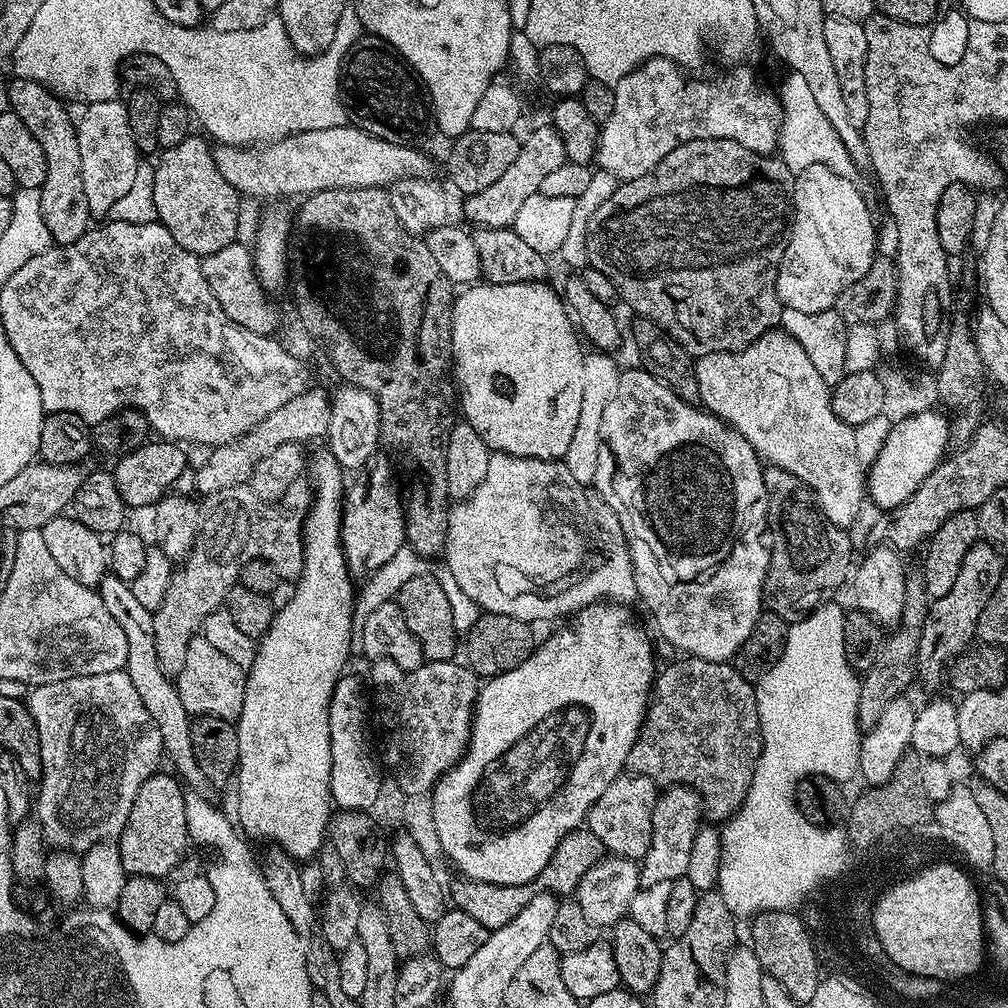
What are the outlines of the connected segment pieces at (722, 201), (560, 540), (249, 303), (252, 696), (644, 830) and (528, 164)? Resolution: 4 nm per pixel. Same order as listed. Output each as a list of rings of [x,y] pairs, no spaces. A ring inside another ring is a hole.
[[[702,138],[691,140],[666,154],[658,166],[646,170],[633,180],[620,182],[614,194],[588,220],[588,229],[583,233],[584,248],[588,251],[587,267],[602,270],[606,278],[614,282],[620,292],[620,300],[633,308],[637,317],[644,317],[656,323],[664,333],[670,335],[689,353],[692,358],[699,358],[715,352],[741,352],[750,346],[762,334],[773,331],[780,324],[782,305],[778,298],[778,270],[782,262],[782,254],[788,245],[790,221],[792,219],[792,191],[796,185],[796,177],[786,166],[779,155],[763,156],[754,150],[746,150],[733,140],[722,138]]]
[[[492,452],[490,466],[486,466],[486,478],[482,478],[482,484],[478,486],[478,490],[474,490],[474,494],[470,494],[468,500],[453,503],[448,509],[448,543],[444,546],[443,555],[446,557],[450,574],[454,574],[454,582],[459,595],[462,594],[466,599],[473,600],[484,612],[510,614],[510,618],[529,622],[556,620],[559,616],[568,618],[586,606],[601,602],[625,606],[635,605],[638,600],[635,588],[635,568],[628,549],[626,527],[622,522],[618,522],[618,514],[614,514],[607,499],[603,495],[600,497],[595,492],[596,490],[595,487],[577,482],[574,474],[570,474],[570,470],[564,465],[563,460],[539,460],[525,456],[511,456],[505,452]]]
[[[243,243],[222,246],[222,250],[214,250],[214,254],[203,257],[200,261],[202,278],[206,278],[206,286],[214,290],[214,298],[218,298],[218,306],[226,310],[226,318],[238,322],[238,326],[246,326],[246,330],[254,330],[254,334],[272,336],[276,328],[276,312],[268,301],[269,293],[260,284],[252,261],[251,247]]]
[[[321,450],[316,457],[310,460],[310,488],[314,495],[310,500],[310,507],[304,518],[304,530],[302,539],[304,541],[304,565],[300,571],[298,579],[295,581],[296,589],[292,592],[292,597],[284,605],[275,609],[275,616],[269,624],[269,628],[264,632],[256,645],[256,657],[254,662],[246,670],[244,678],[244,705],[239,716],[236,717],[234,725],[238,736],[238,758],[239,767],[235,771],[234,785],[236,784],[236,812],[240,815],[238,819],[239,827],[245,837],[256,840],[273,840],[275,847],[287,853],[296,862],[311,861],[317,852],[326,843],[326,833],[328,822],[334,812],[332,803],[332,791],[330,790],[330,698],[334,692],[334,686],[340,681],[341,676],[345,675],[346,668],[344,663],[348,660],[348,655],[354,648],[354,629],[352,626],[352,609],[356,607],[357,593],[352,592],[354,577],[348,571],[348,563],[344,557],[344,547],[340,537],[340,525],[344,522],[344,476],[339,462],[334,458],[334,454],[327,450]]]
[[[621,774],[614,782],[610,782],[610,786],[606,786],[606,790],[602,790],[602,798],[594,802],[594,806],[588,811],[586,827],[598,837],[598,842],[602,842],[602,846],[611,855],[643,861],[646,850],[650,850],[657,795],[657,784],[651,778]]]
[[[551,126],[536,128],[520,141],[518,158],[506,170],[506,174],[499,176],[494,183],[486,186],[486,190],[478,190],[478,194],[467,197],[463,201],[462,216],[470,223],[480,228],[506,228],[518,218],[518,210],[530,198],[540,191],[543,180],[558,166],[566,163],[568,155],[566,146],[562,146],[562,138],[558,130]]]

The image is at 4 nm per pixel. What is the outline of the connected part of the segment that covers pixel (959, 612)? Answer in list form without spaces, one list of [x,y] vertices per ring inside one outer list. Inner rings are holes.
[[[977,542],[970,546],[966,558],[962,558],[962,566],[958,570],[958,579],[954,581],[954,586],[942,598],[931,601],[916,655],[919,683],[924,683],[928,688],[945,687],[952,661],[967,652],[976,640],[978,618],[982,618],[982,610],[986,610],[986,602],[990,602],[990,594],[998,590],[998,582],[1006,571],[1006,564],[1000,556],[1003,556],[1001,549],[992,544]]]

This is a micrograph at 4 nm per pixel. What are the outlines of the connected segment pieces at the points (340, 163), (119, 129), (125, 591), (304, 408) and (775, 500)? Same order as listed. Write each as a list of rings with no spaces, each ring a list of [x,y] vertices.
[[[345,122],[342,126],[330,126],[326,130],[300,132],[297,136],[282,136],[263,146],[237,146],[235,144],[216,144],[212,157],[222,170],[222,178],[234,186],[241,197],[248,196],[300,196],[307,198],[322,190],[335,188],[388,188],[400,179],[427,177],[432,164],[420,153],[421,149],[407,144],[391,144],[382,138],[366,134],[366,130],[352,127]]]
[[[123,99],[94,102],[81,112],[84,113],[78,116],[75,125],[78,154],[82,156],[82,190],[86,194],[89,213],[93,217],[104,218],[111,213],[114,202],[118,202],[118,198],[122,198],[130,190],[130,185],[134,182],[134,174],[138,174],[138,166],[142,162],[142,153],[136,149],[134,134],[130,134],[128,106]]]
[[[111,574],[105,575],[98,585],[98,591],[102,598],[102,606],[106,606],[106,610],[114,618],[114,622],[118,622],[118,626],[122,628],[122,634],[126,634],[124,668],[130,674],[130,682],[134,682],[134,690],[138,690],[138,698],[142,698],[142,706],[146,706],[146,710],[150,710],[150,718],[154,718],[154,722],[158,726],[158,734],[162,734],[167,759],[172,759],[179,779],[189,789],[207,789],[209,787],[208,780],[198,768],[192,746],[190,746],[192,724],[190,713],[186,710],[186,706],[182,706],[182,698],[178,694],[175,683],[158,662],[158,654],[154,650],[153,612],[146,610],[146,606],[138,603],[138,598],[134,598],[132,585],[127,580],[120,580]]]
[[[309,390],[301,396],[290,398],[286,406],[278,406],[274,414],[262,418],[258,426],[251,428],[246,434],[242,434],[234,442],[220,444],[219,447],[211,449],[204,460],[204,465],[197,467],[196,489],[200,494],[217,492],[223,488],[228,488],[231,484],[247,484],[254,466],[270,454],[270,450],[276,449],[283,444],[293,442],[309,442],[315,436],[323,437],[328,431],[328,413],[330,411],[330,400],[320,392]]]
[[[765,467],[764,481],[772,540],[763,607],[785,618],[799,618],[825,603],[835,588],[843,584],[845,587],[854,568],[852,540],[845,529],[834,526],[824,517],[812,491],[801,480],[794,478],[790,470]]]

